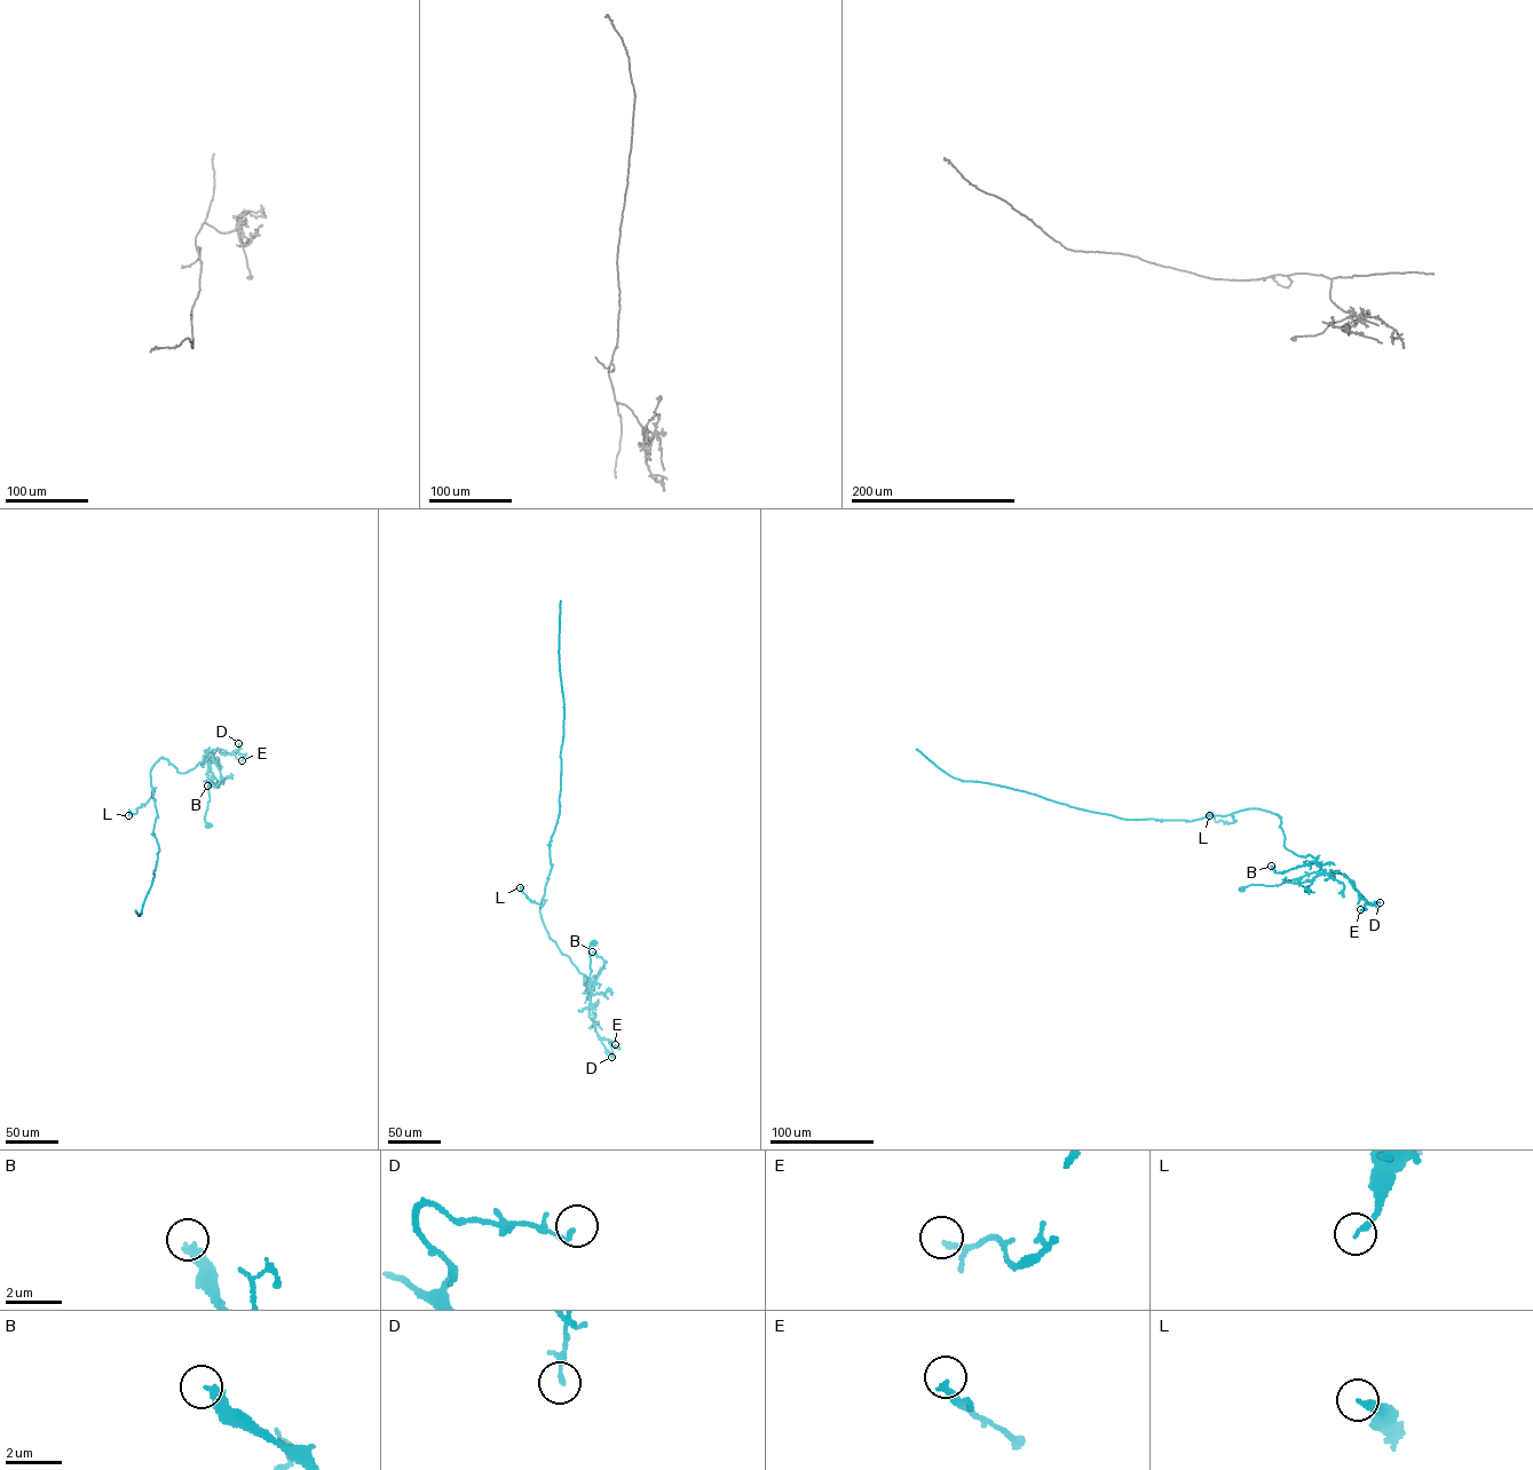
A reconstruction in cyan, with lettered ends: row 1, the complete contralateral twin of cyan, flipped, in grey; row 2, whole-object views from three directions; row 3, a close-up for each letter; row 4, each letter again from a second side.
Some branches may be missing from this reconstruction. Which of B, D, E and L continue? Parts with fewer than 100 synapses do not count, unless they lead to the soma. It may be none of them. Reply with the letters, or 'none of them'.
none of them

